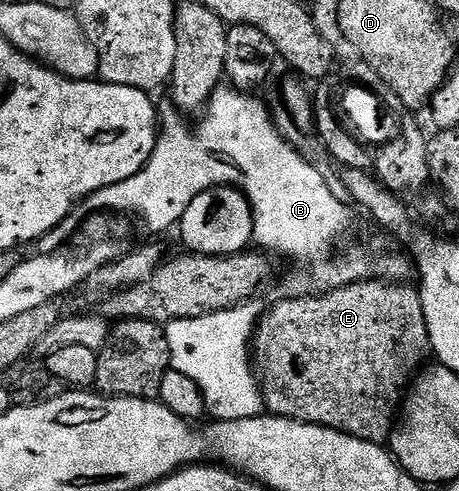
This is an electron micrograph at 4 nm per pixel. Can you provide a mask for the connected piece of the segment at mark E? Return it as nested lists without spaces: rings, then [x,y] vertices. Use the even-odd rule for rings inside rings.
[[[357,279],[351,285],[344,285],[338,289],[330,289],[320,295],[306,295],[303,297],[286,296],[286,301],[278,303],[274,309],[266,308],[263,316],[258,320],[251,342],[251,360],[255,372],[261,383],[261,393],[265,397],[265,409],[272,416],[286,417],[292,421],[302,421],[312,425],[322,425],[340,433],[351,435],[355,439],[370,441],[376,445],[388,442],[399,413],[399,406],[403,401],[403,394],[407,386],[414,380],[415,374],[426,364],[425,356],[430,356],[429,332],[423,315],[421,294],[409,283],[386,283],[384,280]]]

